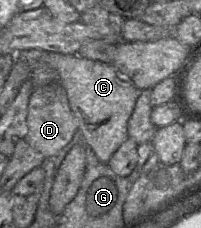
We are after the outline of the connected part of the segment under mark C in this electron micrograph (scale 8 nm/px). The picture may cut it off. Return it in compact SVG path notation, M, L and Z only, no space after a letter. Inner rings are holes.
M24 49L16 54L16 59L25 60L30 68L36 63L46 63L56 69L59 81L65 88L70 108L78 121L78 128L83 133L87 143L93 149L100 161L107 163L118 148L129 138L128 122L134 110L140 91L112 64L94 61L76 55L67 55L53 51L39 49Z

